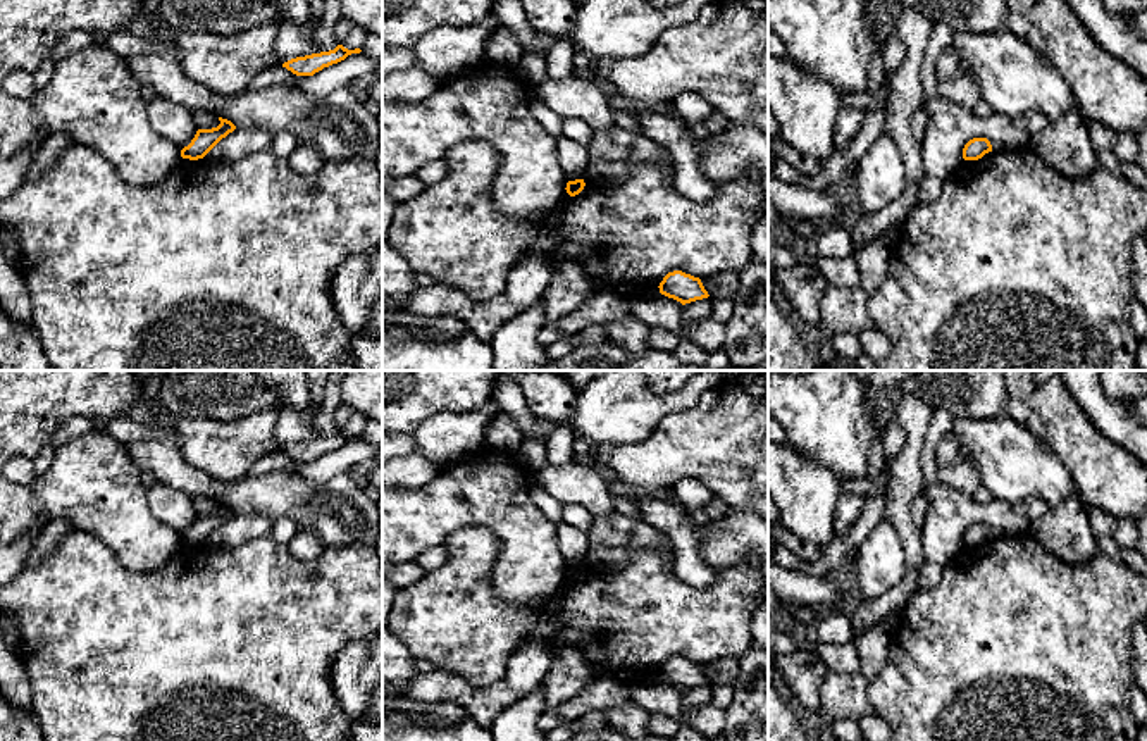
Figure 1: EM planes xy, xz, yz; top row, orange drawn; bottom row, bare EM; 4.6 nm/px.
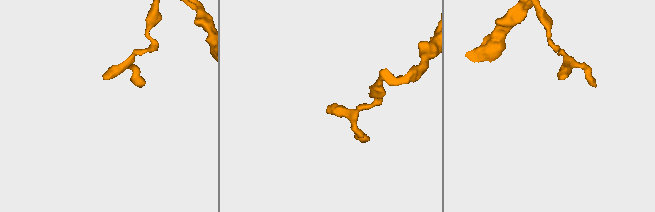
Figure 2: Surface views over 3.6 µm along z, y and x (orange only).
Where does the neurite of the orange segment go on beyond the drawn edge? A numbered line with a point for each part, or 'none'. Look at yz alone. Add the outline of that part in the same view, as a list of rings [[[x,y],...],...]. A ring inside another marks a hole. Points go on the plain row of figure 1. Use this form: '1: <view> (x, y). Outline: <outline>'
none

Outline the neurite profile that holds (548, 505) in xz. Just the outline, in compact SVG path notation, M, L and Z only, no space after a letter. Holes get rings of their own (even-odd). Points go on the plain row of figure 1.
M534 486L532 500L539 507L539 510L555 524L563 520L563 505L548 495L542 488Z

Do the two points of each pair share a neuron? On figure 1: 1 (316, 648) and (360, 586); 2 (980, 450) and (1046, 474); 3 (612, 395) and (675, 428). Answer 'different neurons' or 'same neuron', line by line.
1: same neuron
2: same neuron
3: different neurons

